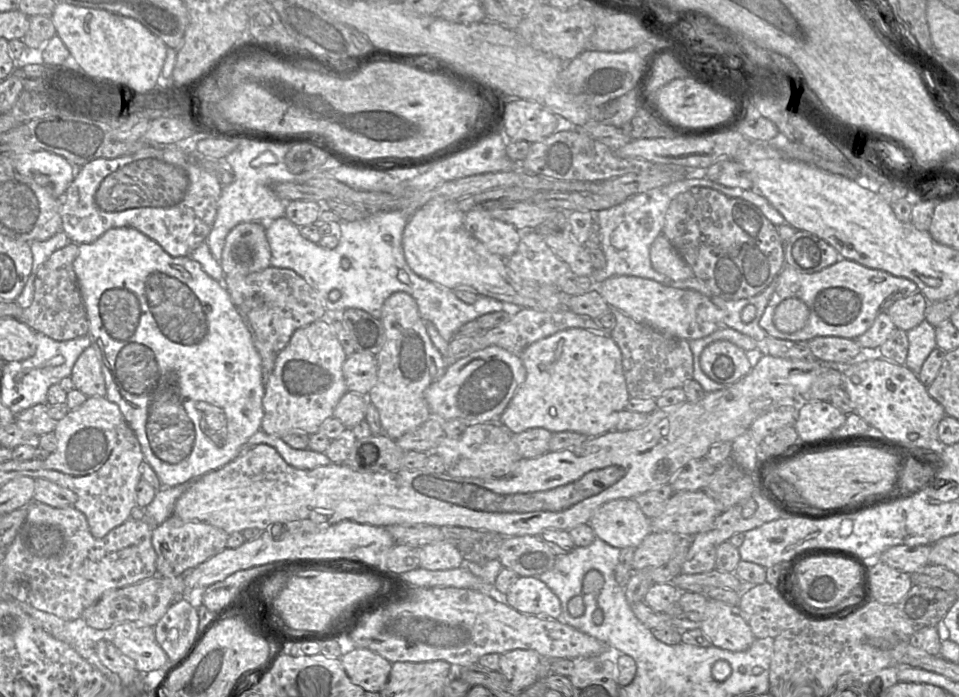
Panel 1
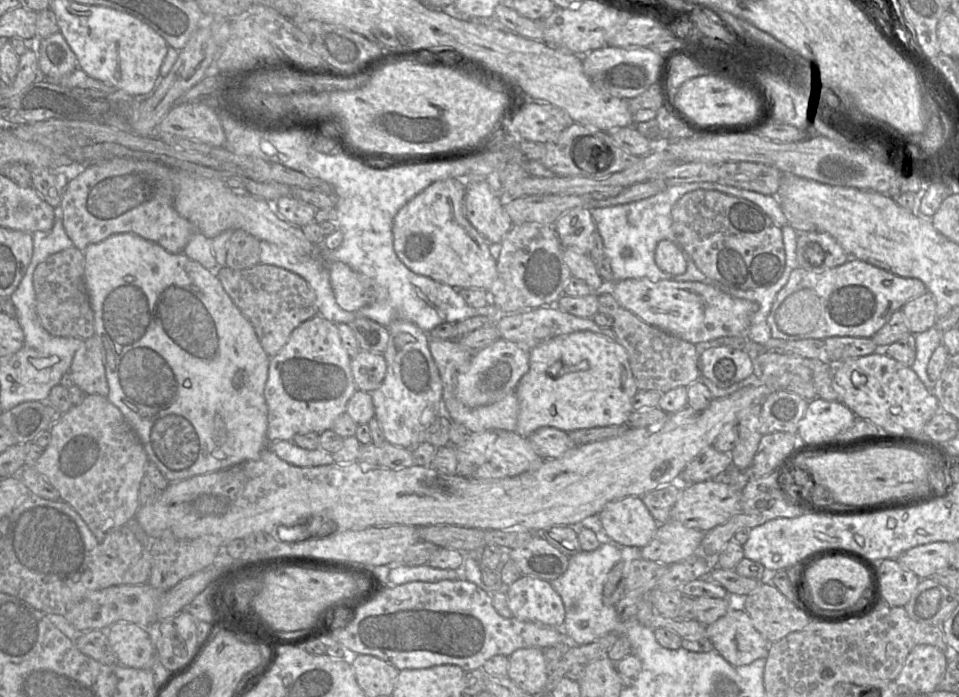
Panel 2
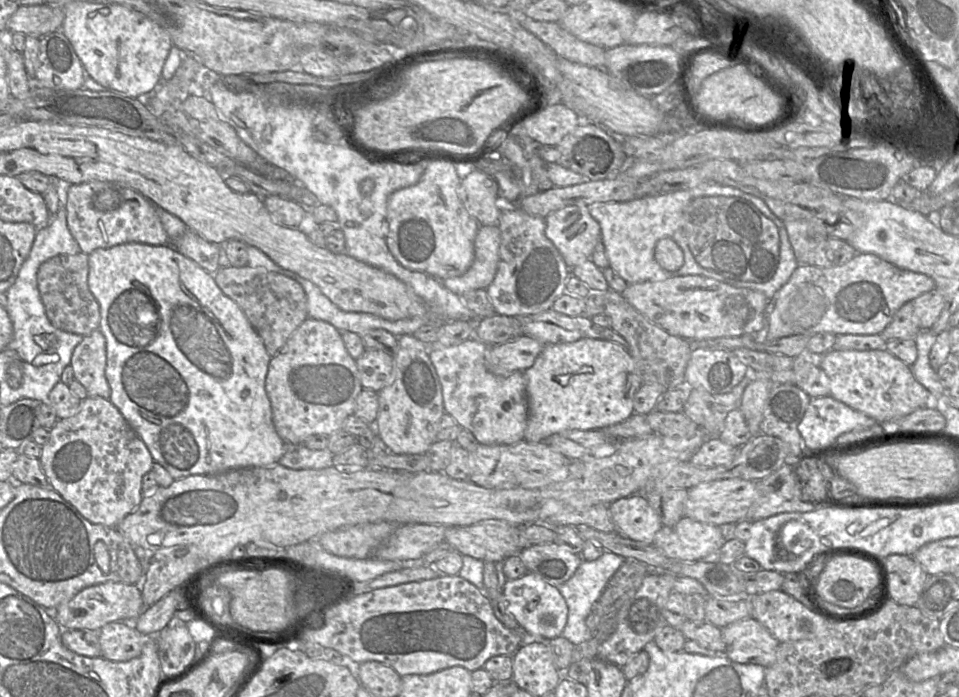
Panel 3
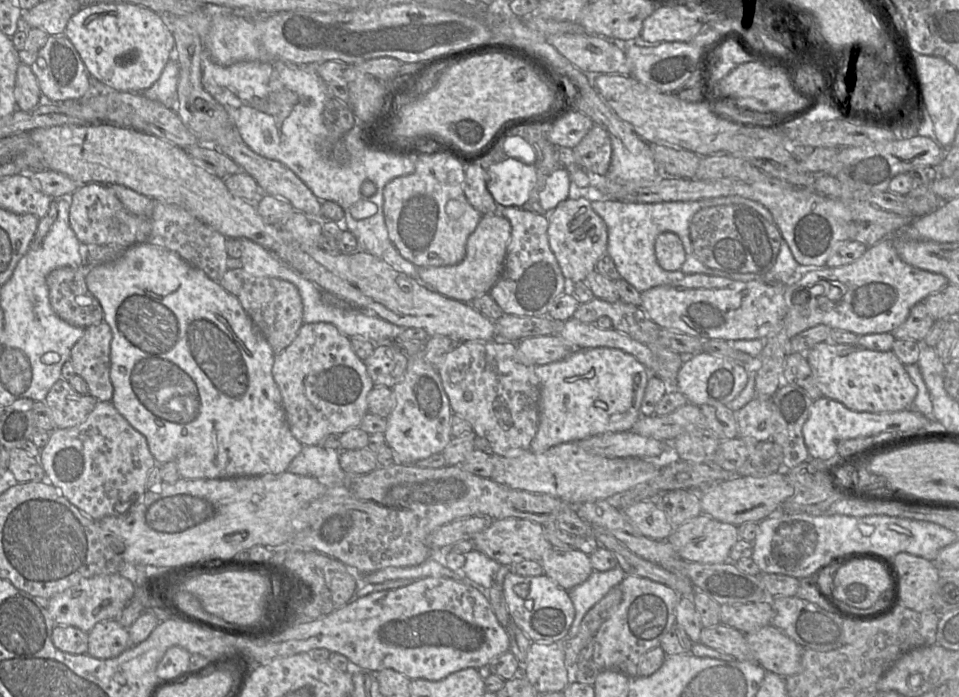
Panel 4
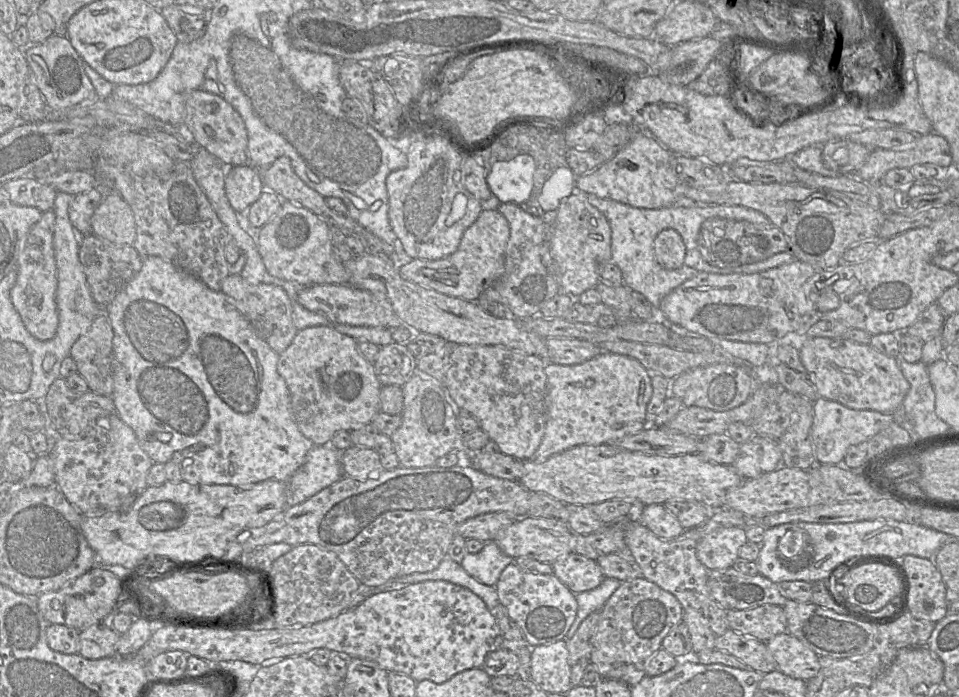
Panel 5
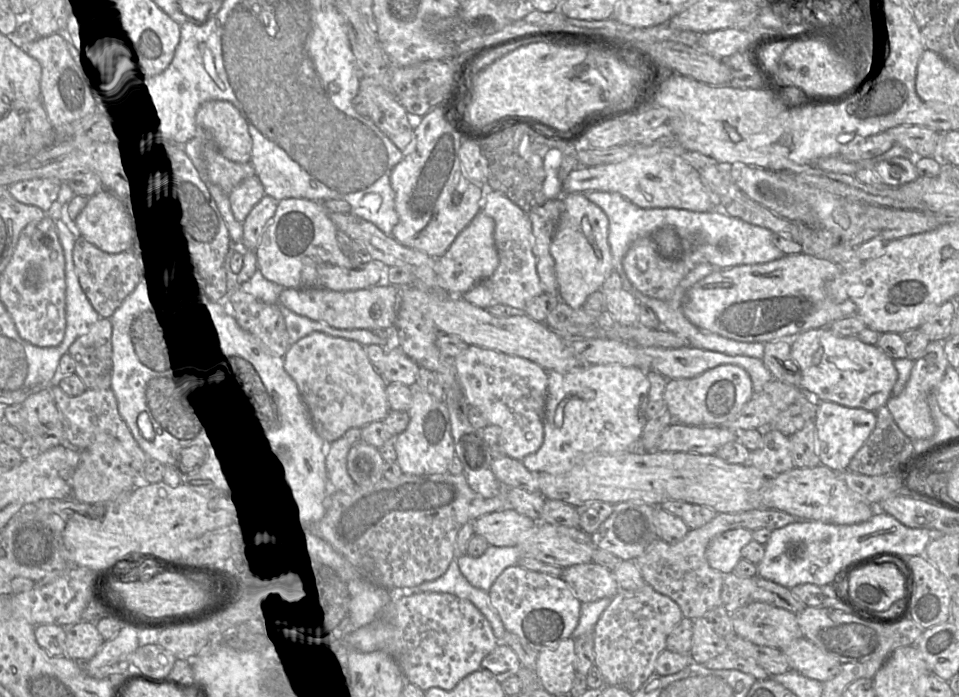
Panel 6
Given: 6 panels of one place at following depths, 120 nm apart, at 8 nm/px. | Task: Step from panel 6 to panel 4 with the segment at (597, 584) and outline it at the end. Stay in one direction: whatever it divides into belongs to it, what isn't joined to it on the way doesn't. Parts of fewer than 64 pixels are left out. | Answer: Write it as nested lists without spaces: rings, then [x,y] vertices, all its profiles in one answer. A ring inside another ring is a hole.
[[[552,548],[540,563],[544,574],[567,591],[584,582],[593,572],[590,556],[577,549]]]

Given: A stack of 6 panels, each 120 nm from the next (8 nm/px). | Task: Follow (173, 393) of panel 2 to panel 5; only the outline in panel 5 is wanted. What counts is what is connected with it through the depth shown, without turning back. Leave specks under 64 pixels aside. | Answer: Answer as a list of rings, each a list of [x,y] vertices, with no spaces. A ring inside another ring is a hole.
[[[148,256],[142,258],[142,266],[139,272],[128,282],[128,284],[115,296],[112,302],[103,311],[113,329],[113,393],[111,395],[116,411],[120,419],[128,425],[135,433],[141,448],[150,457],[153,463],[167,463],[171,460],[176,451],[183,451],[184,459],[180,464],[182,480],[190,484],[227,484],[227,485],[248,485],[265,480],[277,480],[287,483],[293,474],[304,464],[306,456],[314,447],[312,441],[306,438],[299,430],[291,410],[291,395],[283,377],[277,371],[279,354],[274,352],[271,347],[258,335],[249,321],[238,311],[233,301],[224,293],[211,290],[200,279],[194,275],[180,269],[174,263],[158,256]]]

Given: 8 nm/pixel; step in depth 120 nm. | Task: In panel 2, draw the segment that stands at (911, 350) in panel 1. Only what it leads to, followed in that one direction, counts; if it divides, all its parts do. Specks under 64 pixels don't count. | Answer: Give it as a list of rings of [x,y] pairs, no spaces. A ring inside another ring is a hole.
[[[932,327],[915,335],[916,357],[911,369],[917,374],[925,387],[932,391],[934,383],[927,373],[928,362],[935,349],[941,344],[941,335],[937,328]]]

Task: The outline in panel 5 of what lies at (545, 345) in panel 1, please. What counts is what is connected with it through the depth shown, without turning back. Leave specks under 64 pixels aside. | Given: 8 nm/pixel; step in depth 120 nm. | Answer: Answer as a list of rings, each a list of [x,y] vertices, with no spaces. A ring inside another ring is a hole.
[[[603,351],[580,364],[546,362],[546,424],[542,441],[532,456],[541,463],[578,445],[615,443],[649,424],[647,405],[653,389],[651,373],[636,359]]]

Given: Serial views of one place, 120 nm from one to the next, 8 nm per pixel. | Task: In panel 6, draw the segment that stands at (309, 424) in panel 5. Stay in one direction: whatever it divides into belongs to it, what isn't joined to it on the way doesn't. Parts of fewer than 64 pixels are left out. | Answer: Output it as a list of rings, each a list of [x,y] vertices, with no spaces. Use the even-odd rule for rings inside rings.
[[[315,331],[292,344],[282,358],[284,370],[295,381],[316,433],[326,444],[343,437],[350,428],[383,421],[391,410],[386,394],[387,382],[368,359],[365,347],[355,340]]]

